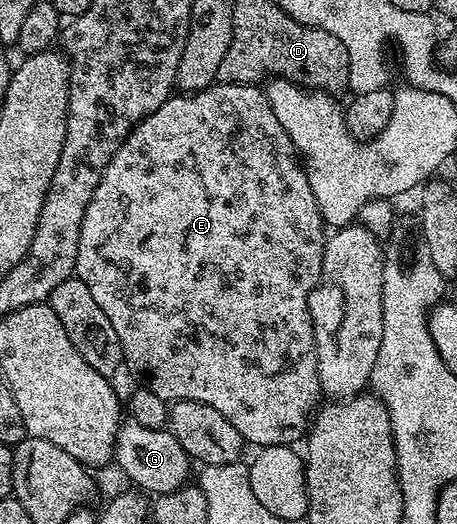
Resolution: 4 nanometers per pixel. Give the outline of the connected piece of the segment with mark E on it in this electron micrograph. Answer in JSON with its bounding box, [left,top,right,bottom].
[74,83,326,448]

